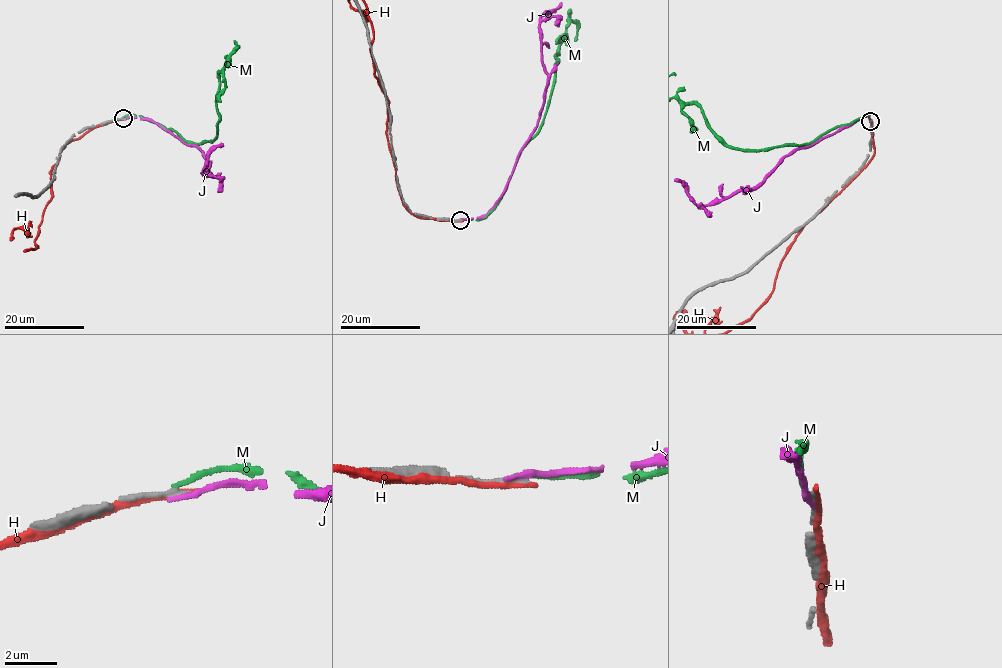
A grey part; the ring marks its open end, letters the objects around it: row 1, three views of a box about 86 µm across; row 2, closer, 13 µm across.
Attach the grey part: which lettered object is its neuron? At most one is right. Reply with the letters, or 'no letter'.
no letter

